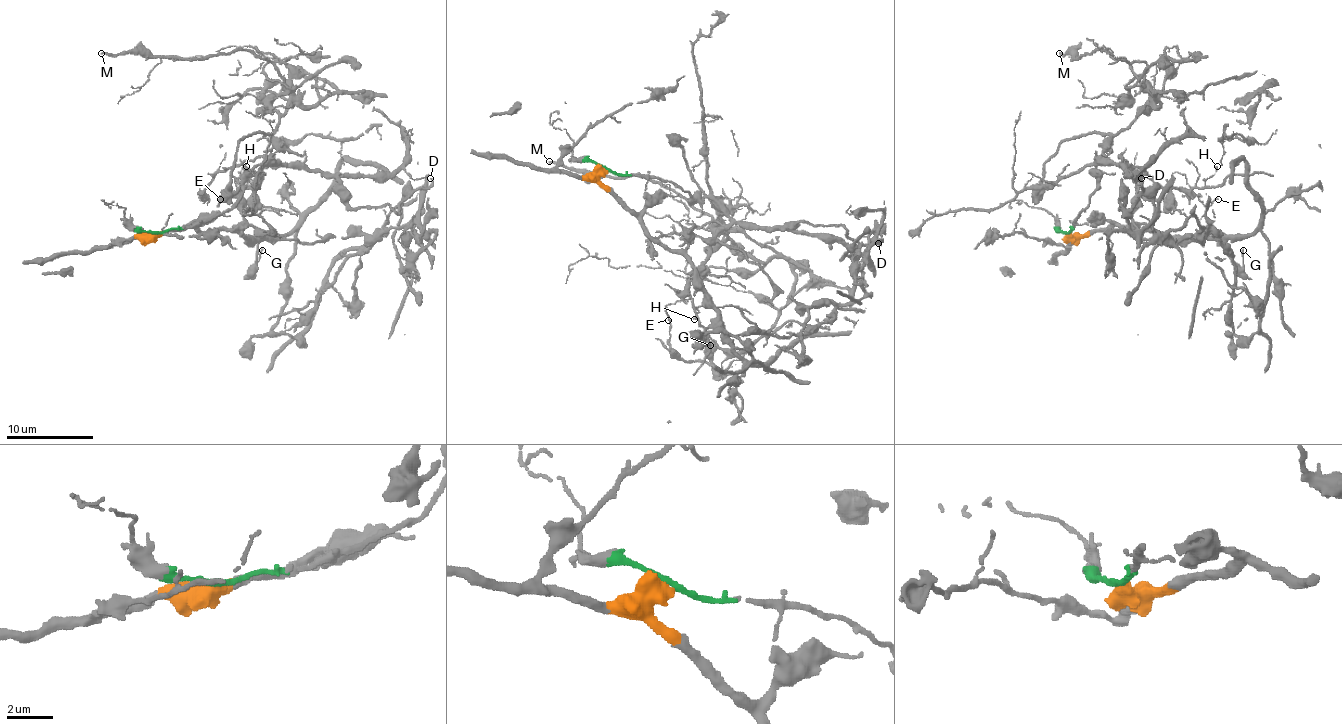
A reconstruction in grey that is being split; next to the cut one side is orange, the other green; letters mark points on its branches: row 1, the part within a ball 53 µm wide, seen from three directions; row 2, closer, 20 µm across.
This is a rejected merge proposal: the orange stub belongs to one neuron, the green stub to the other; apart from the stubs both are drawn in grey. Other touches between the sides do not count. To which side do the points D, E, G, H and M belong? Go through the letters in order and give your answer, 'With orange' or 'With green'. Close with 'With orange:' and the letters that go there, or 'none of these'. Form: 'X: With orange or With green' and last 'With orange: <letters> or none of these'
D: With green
E: With green
G: With orange
H: With green
M: With green
With orange: G

